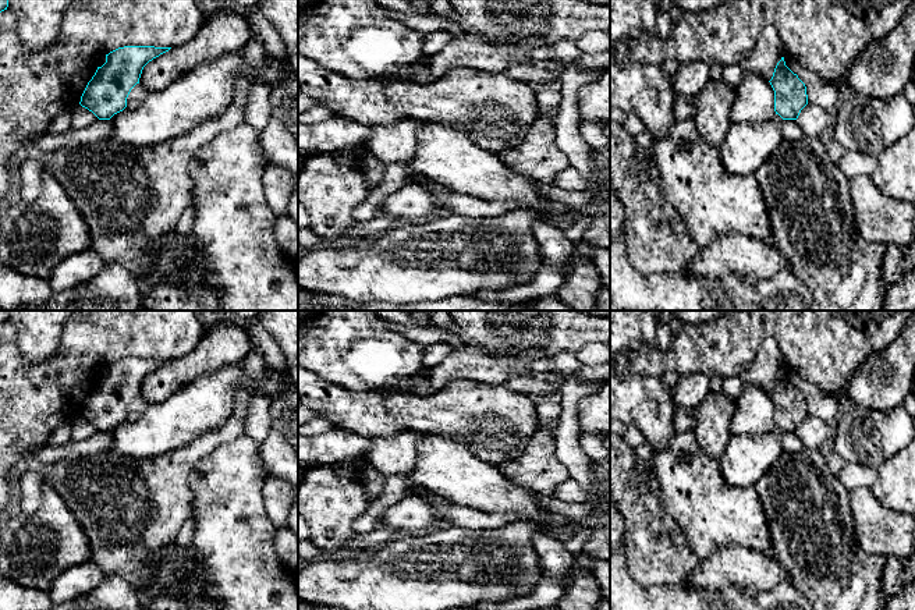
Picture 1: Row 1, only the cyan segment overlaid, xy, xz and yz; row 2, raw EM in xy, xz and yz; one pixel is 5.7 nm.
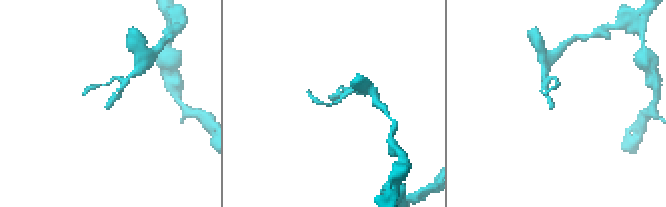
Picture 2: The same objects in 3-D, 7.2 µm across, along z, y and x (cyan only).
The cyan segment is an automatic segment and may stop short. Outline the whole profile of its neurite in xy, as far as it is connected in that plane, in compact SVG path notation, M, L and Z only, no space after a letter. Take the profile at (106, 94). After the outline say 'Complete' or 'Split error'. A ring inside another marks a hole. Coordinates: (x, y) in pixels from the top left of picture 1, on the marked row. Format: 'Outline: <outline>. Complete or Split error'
Outline: M124 46L110 52L106 54L106 63L97 67L95 75L88 82L79 104L92 111L99 120L110 120L127 107L127 97L131 89L139 84L143 67L170 49L171 47Z. Complete

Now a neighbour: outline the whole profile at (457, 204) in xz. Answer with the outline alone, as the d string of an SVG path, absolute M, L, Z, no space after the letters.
M412 171L405 178L405 185L421 185L429 188L437 206L440 206L443 210L448 210L450 213L464 214L468 217L496 217L515 209L533 209L539 213L554 214L564 214L570 210L578 210L578 208L572 208L557 201L529 208L518 202L486 202L478 198L471 198L462 194L453 192L450 189L439 194L433 188L433 181L415 171Z

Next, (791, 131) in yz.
M783 120L781 135L784 141L798 141L804 138L804 132L797 120Z

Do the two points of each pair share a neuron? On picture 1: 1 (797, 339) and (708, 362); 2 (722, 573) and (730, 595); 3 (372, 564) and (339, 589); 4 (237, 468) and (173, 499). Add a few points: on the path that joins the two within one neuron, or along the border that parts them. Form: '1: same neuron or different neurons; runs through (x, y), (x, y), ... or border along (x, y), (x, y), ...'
1: same neuron; runs through (775, 329), (744, 329), (730, 343)
2: different neurons; border along (697, 587), (706, 589), (737, 587), (747, 595)
3: same neuron; runs through (364, 573), (354, 582), (347, 582)
4: different neurons; border along (204, 458), (192, 472), (192, 511), (190, 514)

